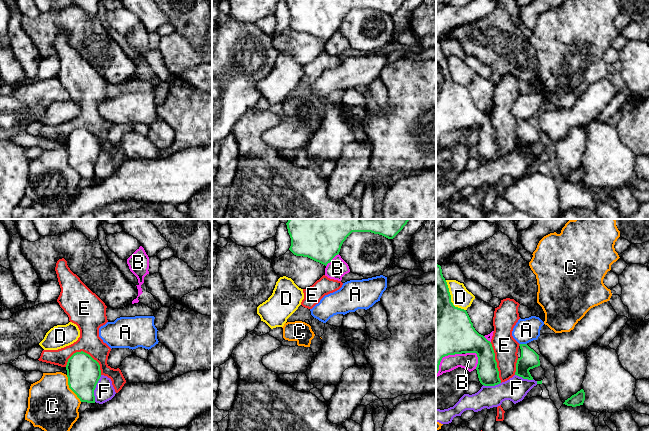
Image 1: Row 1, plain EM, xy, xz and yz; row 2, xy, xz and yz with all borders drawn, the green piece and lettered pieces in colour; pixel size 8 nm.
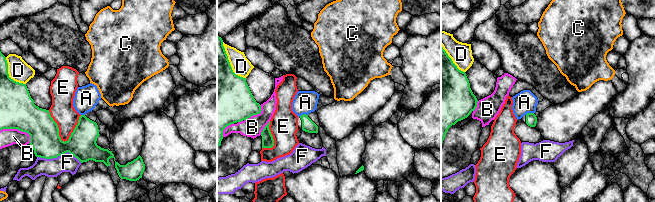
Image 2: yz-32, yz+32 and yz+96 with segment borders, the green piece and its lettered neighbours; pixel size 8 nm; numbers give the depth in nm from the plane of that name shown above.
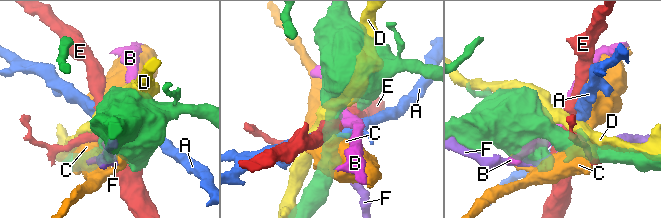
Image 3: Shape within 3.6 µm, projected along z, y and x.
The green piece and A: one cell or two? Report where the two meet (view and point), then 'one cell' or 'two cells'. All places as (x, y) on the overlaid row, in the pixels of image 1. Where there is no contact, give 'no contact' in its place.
contact yz (523, 344); two cells

